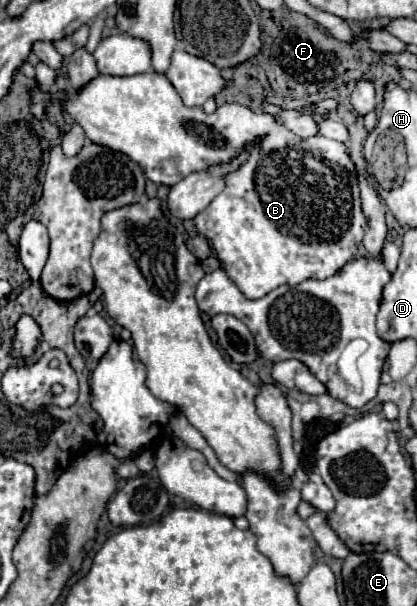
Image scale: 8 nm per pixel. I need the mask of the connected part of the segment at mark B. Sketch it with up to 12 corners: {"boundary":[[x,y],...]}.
{"boundary":[[166,74],[30,88],[166,186],[248,162],[194,220],[246,298],[330,278],[366,218],[344,142]]}

